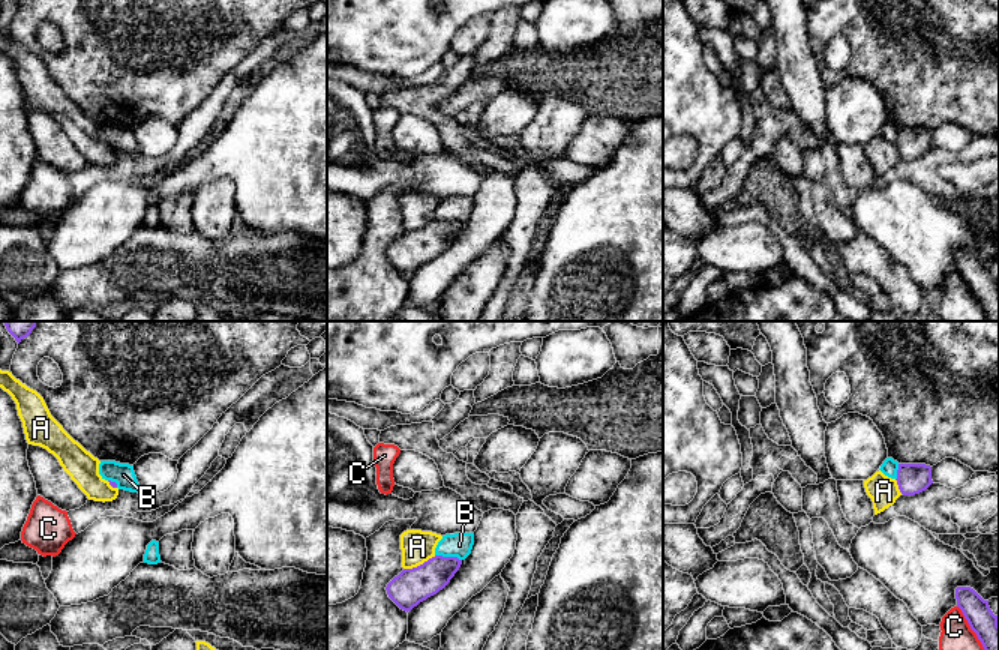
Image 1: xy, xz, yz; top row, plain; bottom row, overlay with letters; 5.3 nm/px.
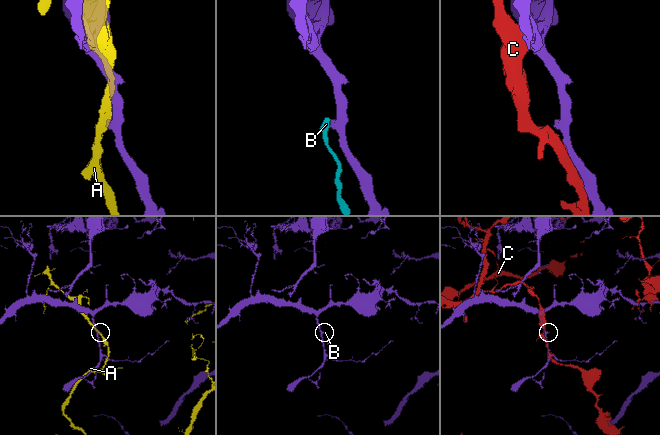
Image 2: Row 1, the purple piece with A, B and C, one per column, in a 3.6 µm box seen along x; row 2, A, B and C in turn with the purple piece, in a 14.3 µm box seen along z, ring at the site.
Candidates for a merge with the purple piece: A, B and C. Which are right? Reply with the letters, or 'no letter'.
B

